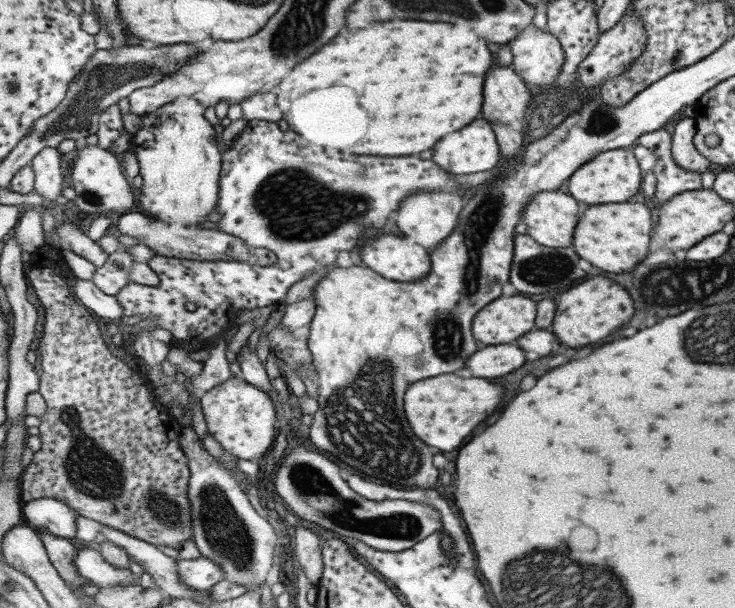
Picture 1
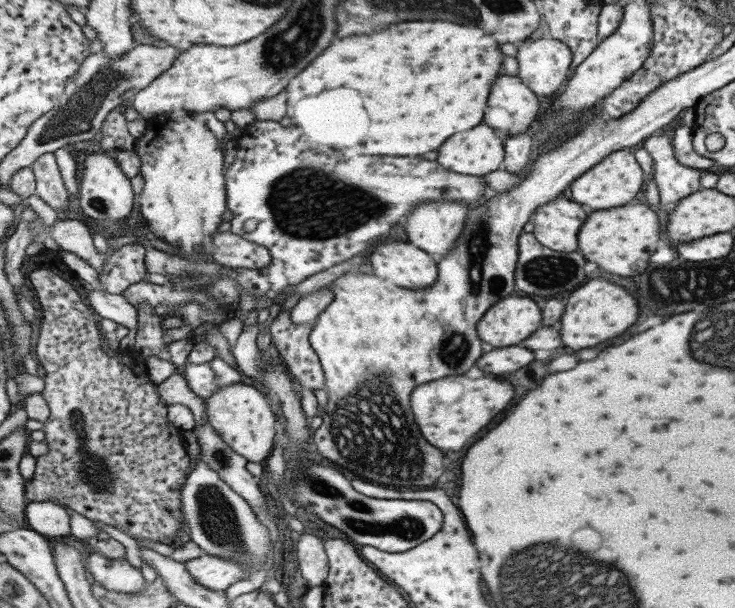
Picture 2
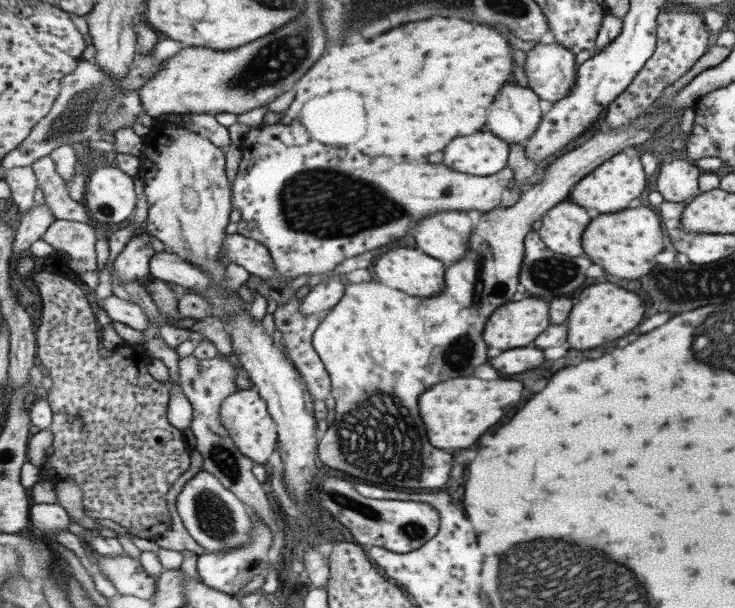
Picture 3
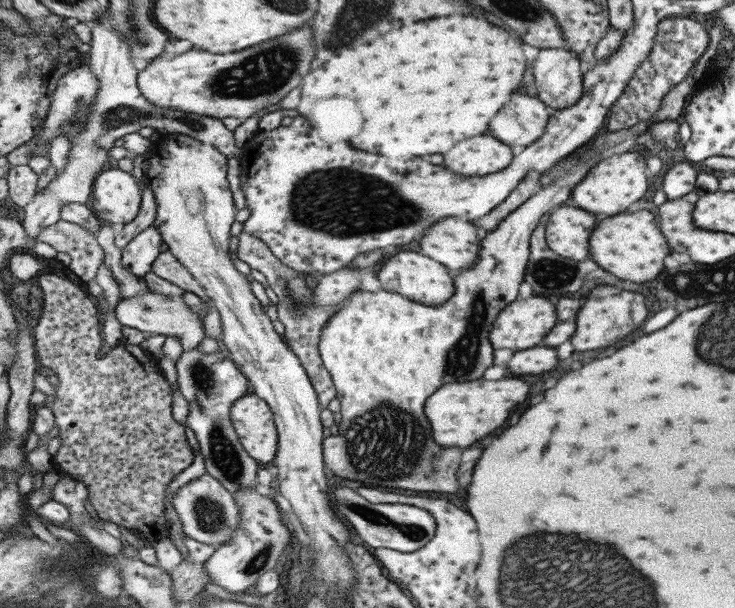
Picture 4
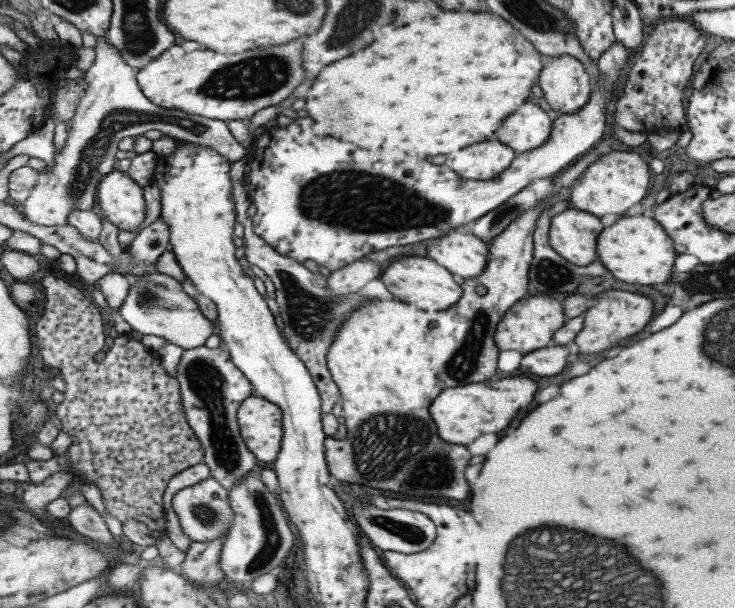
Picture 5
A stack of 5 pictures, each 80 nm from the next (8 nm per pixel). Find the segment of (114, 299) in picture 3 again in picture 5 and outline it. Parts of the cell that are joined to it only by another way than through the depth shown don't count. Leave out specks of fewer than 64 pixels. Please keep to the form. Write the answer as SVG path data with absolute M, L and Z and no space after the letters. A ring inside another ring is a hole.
M140 277L140 281L132 286L128 297L120 306L119 313L135 331L143 335L162 336L168 342L183 347L184 350L203 346L207 342L207 338L219 333L217 323L213 323L213 320L209 320L201 314L197 300L191 298L189 294L185 294L182 289L170 290L159 283L155 284L151 280L145 279L145 277Z

